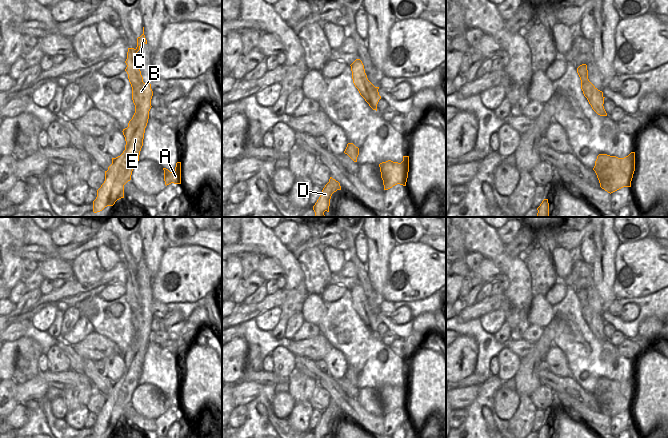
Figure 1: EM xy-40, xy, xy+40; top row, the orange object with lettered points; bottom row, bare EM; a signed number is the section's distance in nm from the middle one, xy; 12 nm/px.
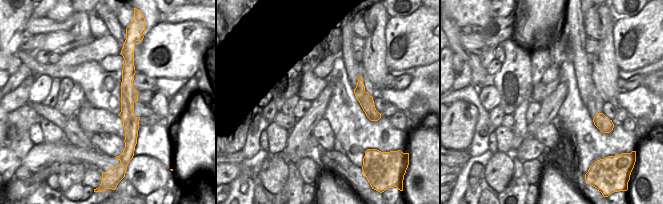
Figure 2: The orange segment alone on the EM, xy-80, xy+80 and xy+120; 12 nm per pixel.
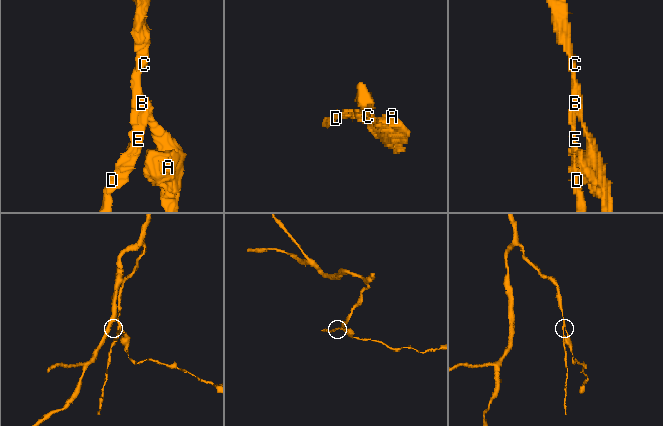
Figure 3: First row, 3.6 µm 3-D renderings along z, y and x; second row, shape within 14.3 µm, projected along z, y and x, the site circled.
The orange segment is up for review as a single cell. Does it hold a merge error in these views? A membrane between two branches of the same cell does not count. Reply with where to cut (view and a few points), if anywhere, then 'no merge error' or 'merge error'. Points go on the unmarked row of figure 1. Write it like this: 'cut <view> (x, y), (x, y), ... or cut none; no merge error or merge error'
cut xy-40 (152, 318), (143, 321), (139, 325), (140, 339); merge error

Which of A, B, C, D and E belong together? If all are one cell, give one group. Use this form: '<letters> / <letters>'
A / B C D E

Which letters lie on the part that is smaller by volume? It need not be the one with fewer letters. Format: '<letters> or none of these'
A

